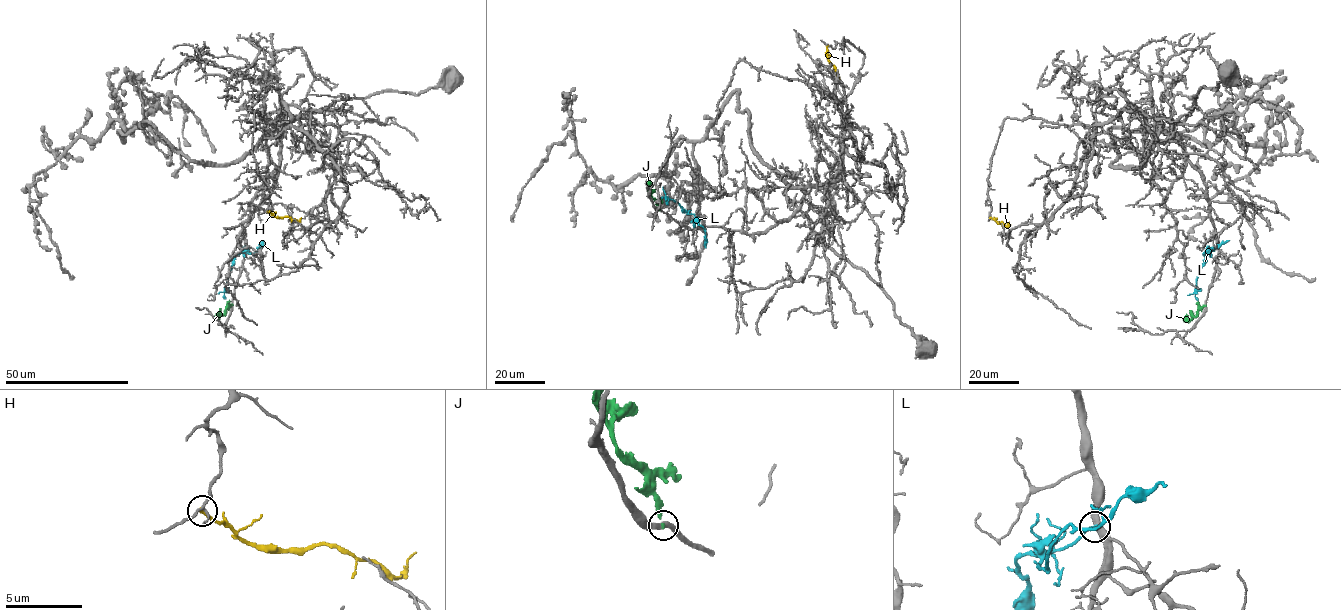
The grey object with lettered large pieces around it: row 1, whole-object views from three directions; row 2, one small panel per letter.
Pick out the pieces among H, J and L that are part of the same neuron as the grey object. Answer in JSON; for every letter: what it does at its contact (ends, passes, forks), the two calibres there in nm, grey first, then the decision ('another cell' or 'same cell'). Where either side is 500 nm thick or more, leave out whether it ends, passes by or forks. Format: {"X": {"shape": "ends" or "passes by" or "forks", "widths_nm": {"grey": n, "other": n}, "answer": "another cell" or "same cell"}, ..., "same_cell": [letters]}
{"H": {"shape": "ends", "widths_nm": {"grey": 150, "other": 280}, "answer": "another cell"}, "J": {"shape": "ends", "widths_nm": {"grey": 300, "other": 200}, "answer": "another cell"}, "L": {"shape": "ends", "widths_nm": {"grey": 420, "other": 180}, "answer": "another cell"}, "same_cell": []}

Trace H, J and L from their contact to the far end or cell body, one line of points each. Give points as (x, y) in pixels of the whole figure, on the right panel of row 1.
H: (990, 217), (1006, 227), (1009, 222)
J: (1205, 305), (1195, 316), (1183, 321)
L: (1217, 247), (1204, 252), (1205, 260), (1198, 275), (1195, 291), (1187, 295)

